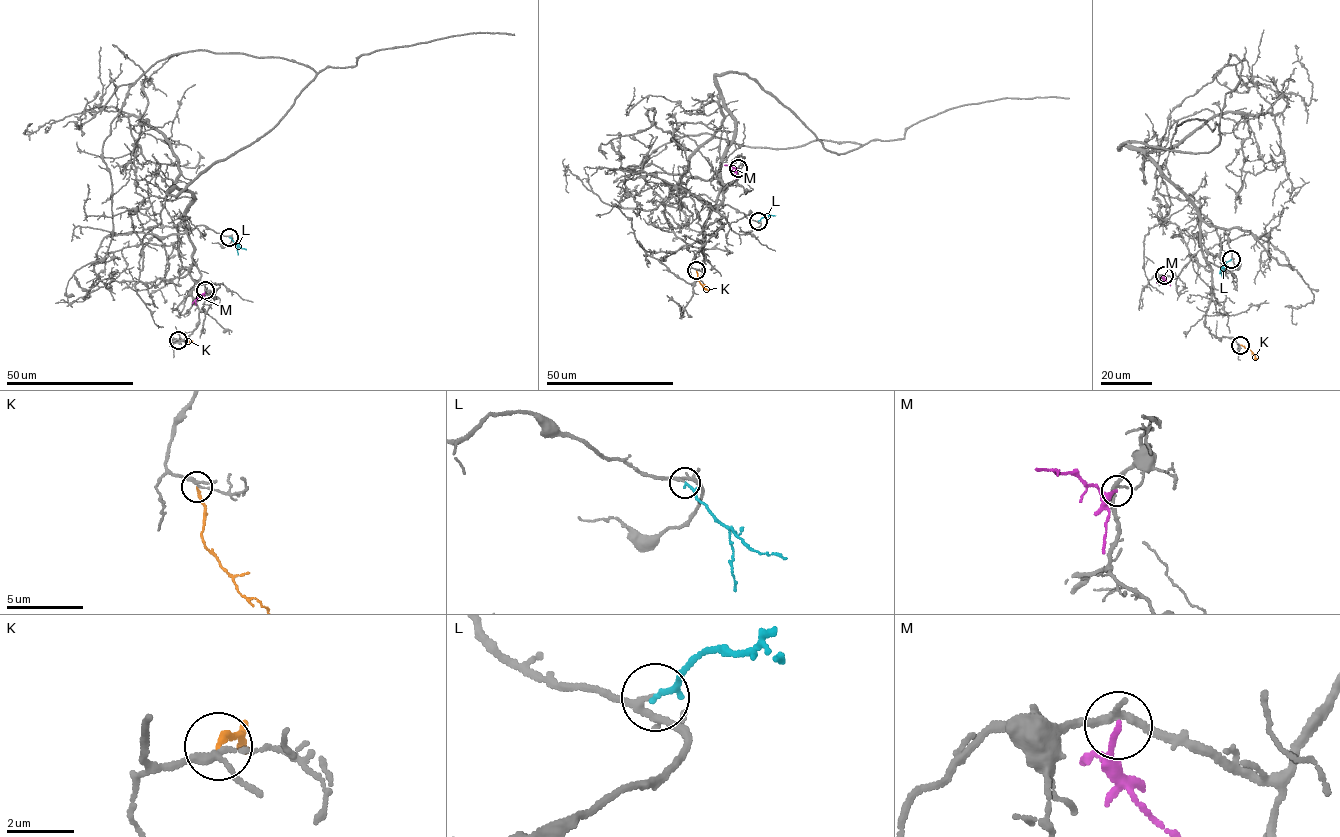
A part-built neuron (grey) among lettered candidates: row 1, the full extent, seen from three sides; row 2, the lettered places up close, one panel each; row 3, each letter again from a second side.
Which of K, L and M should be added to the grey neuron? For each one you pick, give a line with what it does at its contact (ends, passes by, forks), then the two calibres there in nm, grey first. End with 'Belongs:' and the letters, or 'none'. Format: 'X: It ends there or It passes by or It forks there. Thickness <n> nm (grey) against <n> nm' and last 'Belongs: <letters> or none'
L: It ends there. Thickness 170 nm (grey) against 160 nm
Belongs: L

